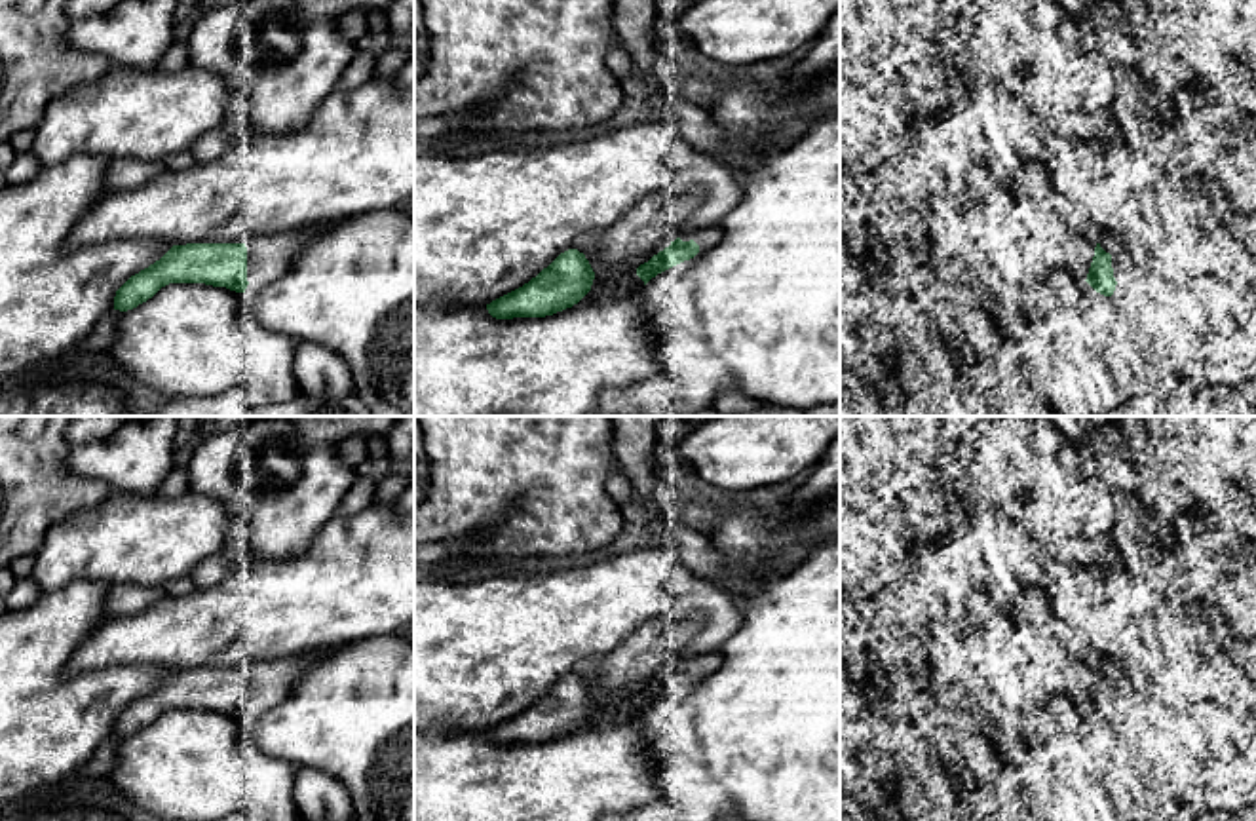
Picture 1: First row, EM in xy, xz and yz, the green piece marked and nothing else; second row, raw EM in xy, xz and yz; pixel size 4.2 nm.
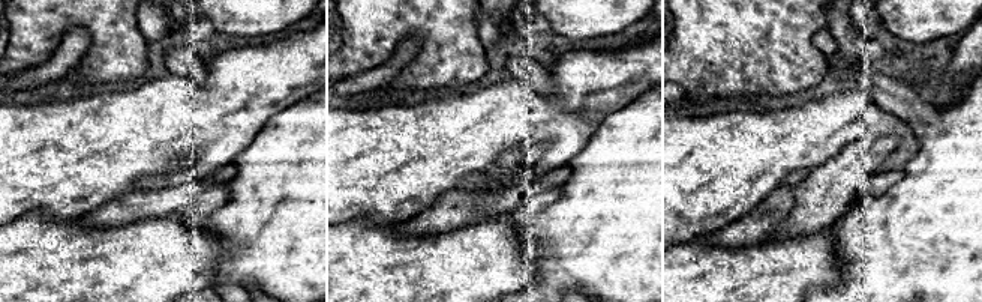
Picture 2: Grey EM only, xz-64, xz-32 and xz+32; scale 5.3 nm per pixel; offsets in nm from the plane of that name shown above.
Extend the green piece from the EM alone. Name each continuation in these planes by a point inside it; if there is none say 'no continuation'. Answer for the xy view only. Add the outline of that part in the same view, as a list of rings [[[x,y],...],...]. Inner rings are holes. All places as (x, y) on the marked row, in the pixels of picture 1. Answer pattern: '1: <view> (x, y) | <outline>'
1: xy (268, 257) | [[[308,226],[285,234],[247,239],[247,281],[251,285],[277,281],[291,268],[293,258],[304,245],[317,238],[325,228],[329,226]]]

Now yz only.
1: yz (1120, 261) | [[[1108,234],[1098,236],[1100,247],[1112,255],[1112,268],[1113,268],[1113,277],[1119,281],[1123,274],[1131,268],[1131,260],[1125,255],[1123,247],[1119,241]]]

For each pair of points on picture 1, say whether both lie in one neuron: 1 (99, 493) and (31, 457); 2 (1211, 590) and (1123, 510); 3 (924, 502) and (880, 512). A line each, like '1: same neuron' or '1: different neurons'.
1: same neuron
2: same neuron
3: different neurons

